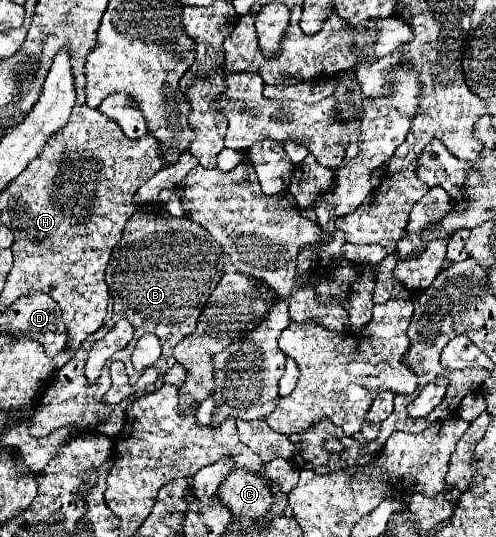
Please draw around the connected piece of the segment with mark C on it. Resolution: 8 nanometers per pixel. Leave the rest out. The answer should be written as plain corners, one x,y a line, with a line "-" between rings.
234,467
224,483
218,487
216,497
230,507
236,519
266,519
268,509
274,503
270,481
262,473
250,473

